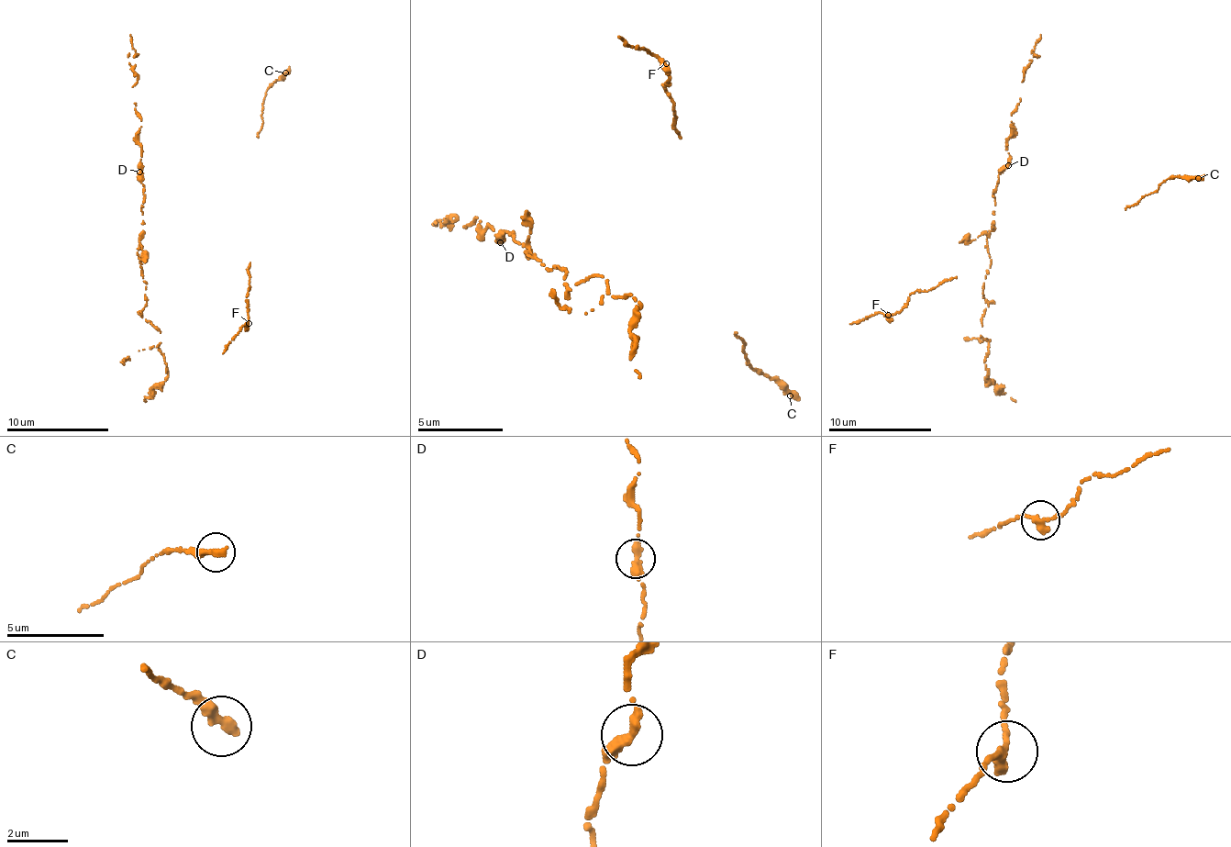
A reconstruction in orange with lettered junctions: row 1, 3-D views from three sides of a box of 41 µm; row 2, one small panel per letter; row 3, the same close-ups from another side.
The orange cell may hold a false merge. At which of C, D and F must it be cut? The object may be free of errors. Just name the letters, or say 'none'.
none

